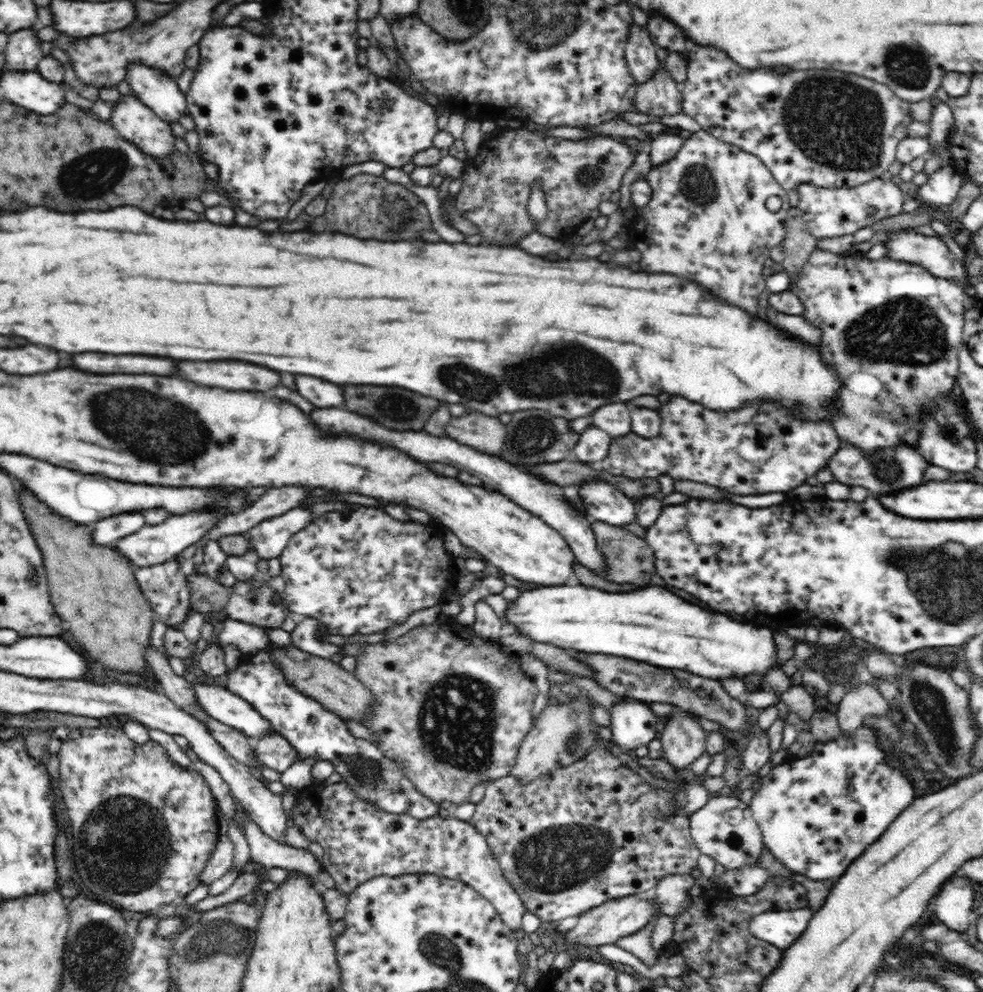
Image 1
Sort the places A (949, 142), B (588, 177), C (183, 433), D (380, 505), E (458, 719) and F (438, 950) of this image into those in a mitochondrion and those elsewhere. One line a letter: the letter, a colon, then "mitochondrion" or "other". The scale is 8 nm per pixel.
A: other
B: mitochondrion
C: mitochondrion
D: other
E: mitochondrion
F: mitochondrion

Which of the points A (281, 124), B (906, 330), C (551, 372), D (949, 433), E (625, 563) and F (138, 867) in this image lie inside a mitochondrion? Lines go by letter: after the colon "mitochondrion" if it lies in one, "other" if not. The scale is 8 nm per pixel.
A: other
B: mitochondrion
C: mitochondrion
D: other
E: mitochondrion
F: mitochondrion

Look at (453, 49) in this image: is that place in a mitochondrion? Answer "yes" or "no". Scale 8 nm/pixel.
no

